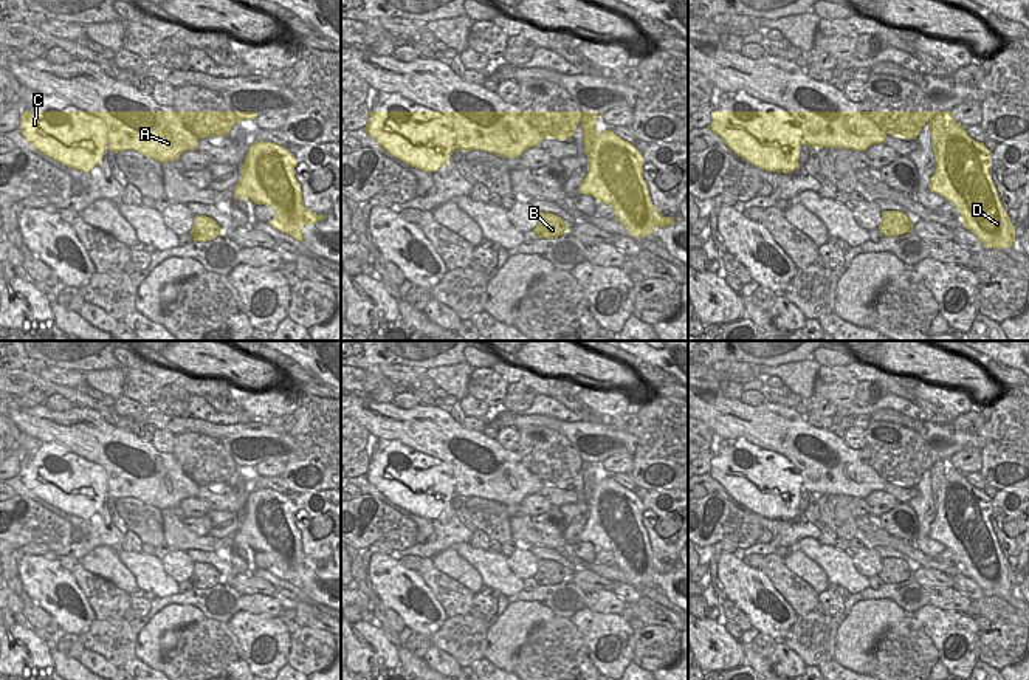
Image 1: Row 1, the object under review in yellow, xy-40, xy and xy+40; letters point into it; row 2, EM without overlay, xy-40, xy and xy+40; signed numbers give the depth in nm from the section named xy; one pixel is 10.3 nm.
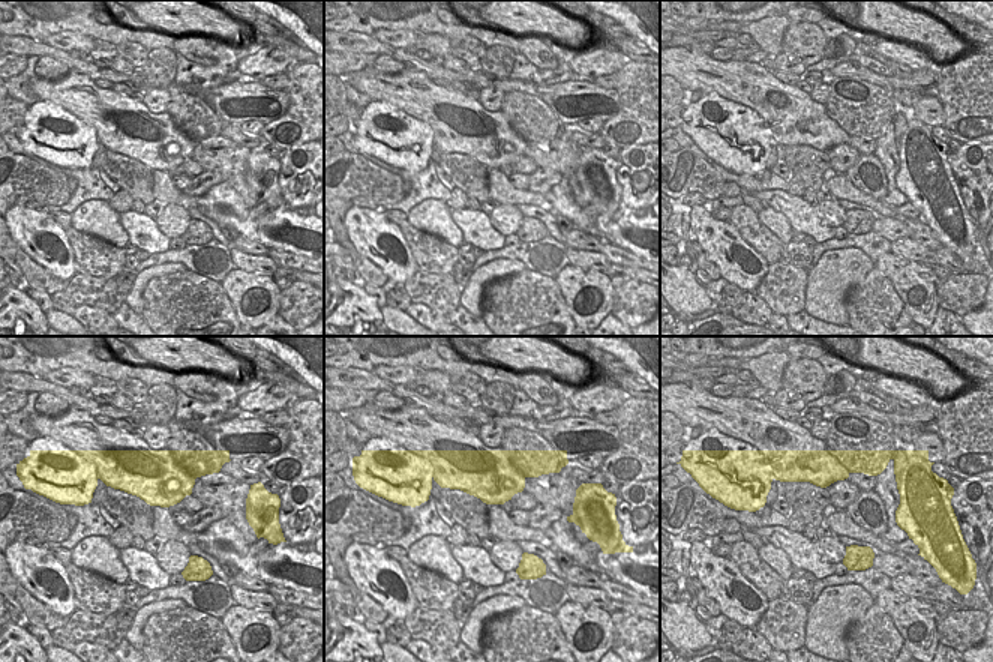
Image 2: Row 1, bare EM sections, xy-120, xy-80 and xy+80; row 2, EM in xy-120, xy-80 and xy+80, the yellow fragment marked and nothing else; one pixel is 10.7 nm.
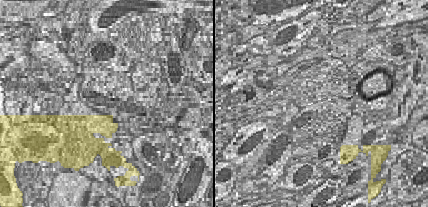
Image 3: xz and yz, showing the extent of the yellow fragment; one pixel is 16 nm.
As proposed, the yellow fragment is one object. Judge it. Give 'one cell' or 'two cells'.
two cells

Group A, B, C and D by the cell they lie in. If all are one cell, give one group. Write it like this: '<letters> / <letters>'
A B C / D

